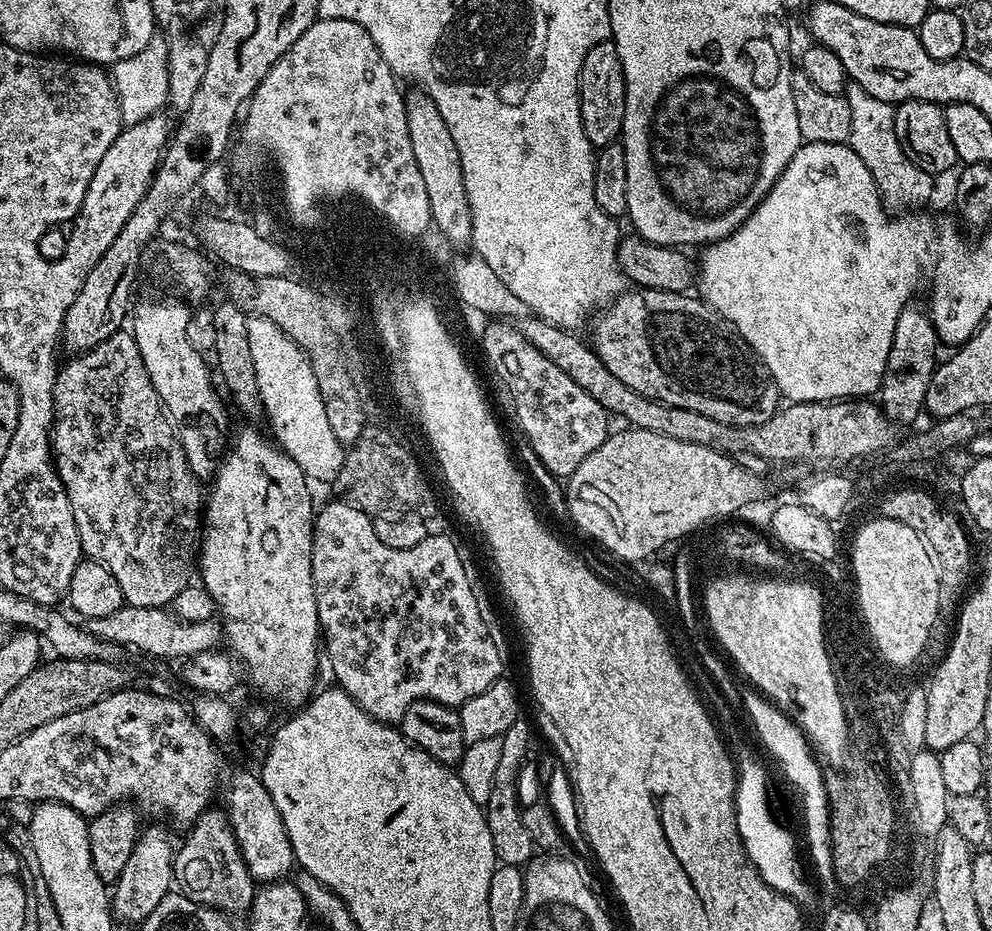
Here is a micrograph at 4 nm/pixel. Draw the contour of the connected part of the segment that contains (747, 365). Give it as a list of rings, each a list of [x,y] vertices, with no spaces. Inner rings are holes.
[[[639,286],[631,290],[621,292],[612,301],[610,310],[599,313],[600,321],[593,326],[592,340],[590,339],[598,358],[606,366],[606,370],[610,370],[614,378],[618,378],[618,382],[626,382],[626,386],[630,386],[638,394],[649,396],[651,400],[658,400],[661,404],[692,410],[704,414],[714,422],[729,424],[735,428],[755,428],[776,415],[781,407],[782,397],[766,366],[756,357],[751,346],[738,335],[736,329],[726,323],[714,309],[709,308],[703,299],[683,292]]]

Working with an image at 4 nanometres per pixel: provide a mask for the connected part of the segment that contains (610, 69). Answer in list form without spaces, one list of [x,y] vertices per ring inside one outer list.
[[[611,39],[602,41],[586,54],[580,71],[580,113],[582,114],[582,130],[592,143],[593,149],[599,150],[607,144],[617,143],[626,106],[626,86],[622,74],[622,62],[618,58],[618,50]]]

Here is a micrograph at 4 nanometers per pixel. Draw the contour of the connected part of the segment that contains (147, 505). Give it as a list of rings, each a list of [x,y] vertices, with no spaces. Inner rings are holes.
[[[121,330],[116,332],[110,338],[106,338],[106,342],[102,342],[98,346],[94,346],[88,352],[81,352],[71,357],[72,361],[68,365],[61,367],[56,373],[56,385],[54,386],[54,414],[52,415],[52,434],[50,437],[50,447],[52,450],[52,463],[56,466],[56,473],[60,476],[62,486],[66,490],[66,494],[70,498],[70,510],[74,510],[74,526],[78,526],[78,538],[81,539],[81,550],[83,555],[89,560],[97,560],[100,564],[104,564],[110,570],[110,574],[114,574],[114,578],[118,578],[118,586],[122,586],[122,594],[124,595],[125,604],[133,604],[134,606],[146,606],[147,608],[164,608],[171,605],[172,599],[178,593],[187,588],[190,583],[190,577],[193,575],[194,565],[198,560],[198,541],[202,535],[202,484],[197,480],[196,475],[190,470],[190,466],[186,462],[186,454],[184,447],[180,441],[177,429],[174,427],[173,421],[167,412],[164,411],[164,404],[158,398],[158,394],[154,390],[154,386],[150,382],[150,374],[146,374],[146,366],[142,362],[142,354],[138,354],[138,342],[133,338],[131,331]]]

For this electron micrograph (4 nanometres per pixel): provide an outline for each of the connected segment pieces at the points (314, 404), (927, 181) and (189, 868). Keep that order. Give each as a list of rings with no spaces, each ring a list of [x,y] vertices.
[[[252,314],[247,319],[258,390],[275,443],[298,462],[309,481],[332,482],[343,466],[346,448],[334,438],[334,430],[330,430],[322,394],[318,390],[318,378],[314,378],[308,355],[265,316]]]
[[[853,83],[847,85],[846,99],[850,106],[850,134],[846,143],[866,162],[866,170],[870,170],[881,200],[892,210],[912,210],[923,205],[920,203],[932,196],[934,177],[926,170],[918,170],[918,166],[906,158],[898,134],[894,134],[895,107],[882,102],[882,98],[874,98],[874,94],[866,94],[862,86]]]
[[[210,806],[195,824],[187,829],[188,837],[184,845],[174,852],[174,864],[178,869],[178,884],[180,882],[183,895],[188,896],[195,904],[204,904],[217,912],[233,914],[247,913],[252,906],[252,900],[258,891],[252,879],[250,870],[242,858],[242,850],[238,846],[232,826],[228,822],[227,811]]]

